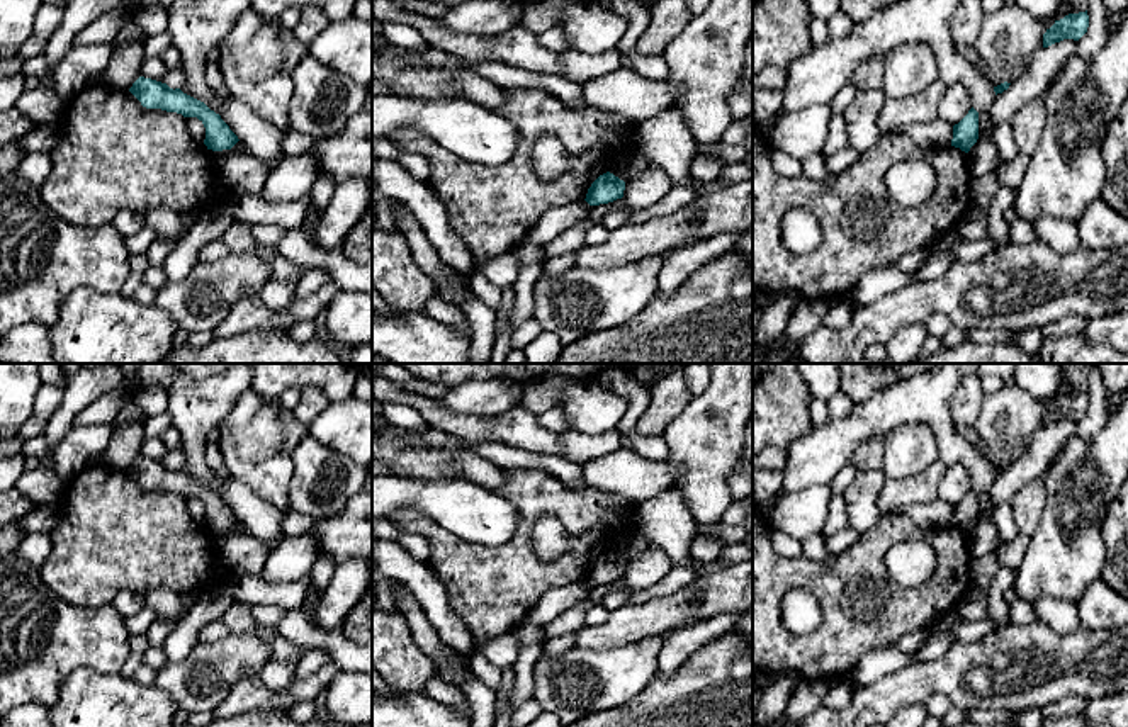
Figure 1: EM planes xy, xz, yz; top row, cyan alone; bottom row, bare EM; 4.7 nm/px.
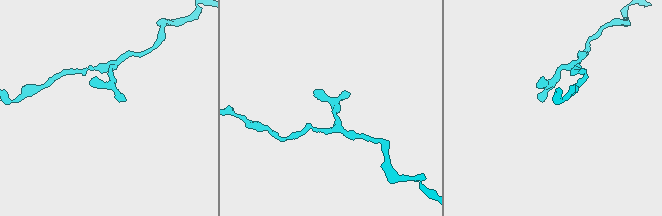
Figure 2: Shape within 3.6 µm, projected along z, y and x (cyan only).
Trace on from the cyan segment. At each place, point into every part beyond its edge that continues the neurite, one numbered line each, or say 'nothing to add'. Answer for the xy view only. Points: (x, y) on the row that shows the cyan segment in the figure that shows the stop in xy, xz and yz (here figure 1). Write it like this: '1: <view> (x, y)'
nothing to add

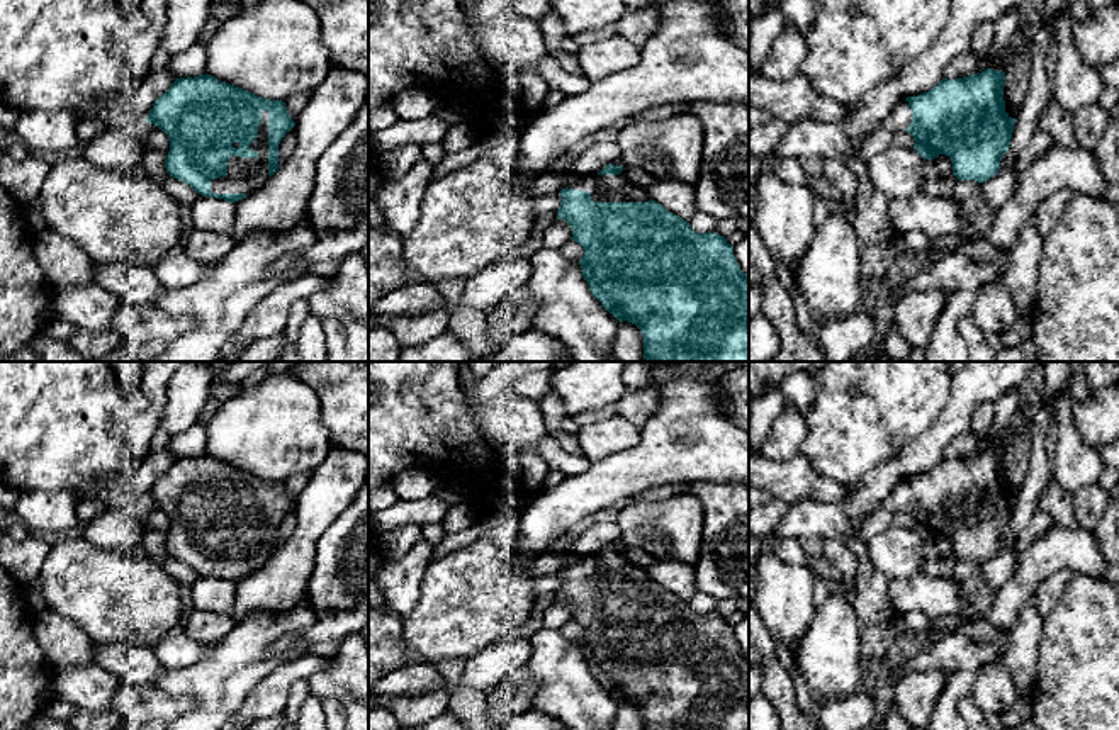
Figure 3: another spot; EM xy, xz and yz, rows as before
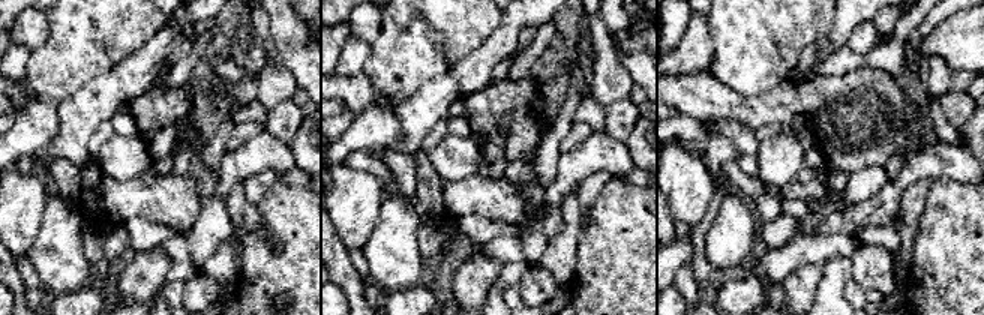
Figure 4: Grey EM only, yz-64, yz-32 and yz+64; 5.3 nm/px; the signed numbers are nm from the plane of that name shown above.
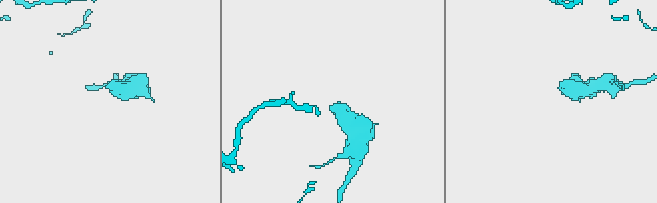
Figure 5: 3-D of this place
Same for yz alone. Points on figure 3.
1: yz (900, 117)

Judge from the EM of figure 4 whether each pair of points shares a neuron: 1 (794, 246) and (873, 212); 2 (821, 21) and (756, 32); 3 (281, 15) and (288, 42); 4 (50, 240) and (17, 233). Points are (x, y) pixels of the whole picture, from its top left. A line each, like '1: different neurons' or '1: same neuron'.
1: different neurons
2: same neuron
3: same neuron
4: different neurons

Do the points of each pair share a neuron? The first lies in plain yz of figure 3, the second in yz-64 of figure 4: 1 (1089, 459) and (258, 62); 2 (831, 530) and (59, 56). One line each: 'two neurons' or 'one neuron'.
1: two neurons
2: one neuron

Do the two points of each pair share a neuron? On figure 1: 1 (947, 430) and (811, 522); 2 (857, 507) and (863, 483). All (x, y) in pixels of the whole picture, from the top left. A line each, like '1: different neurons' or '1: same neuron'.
1: different neurons
2: same neuron

